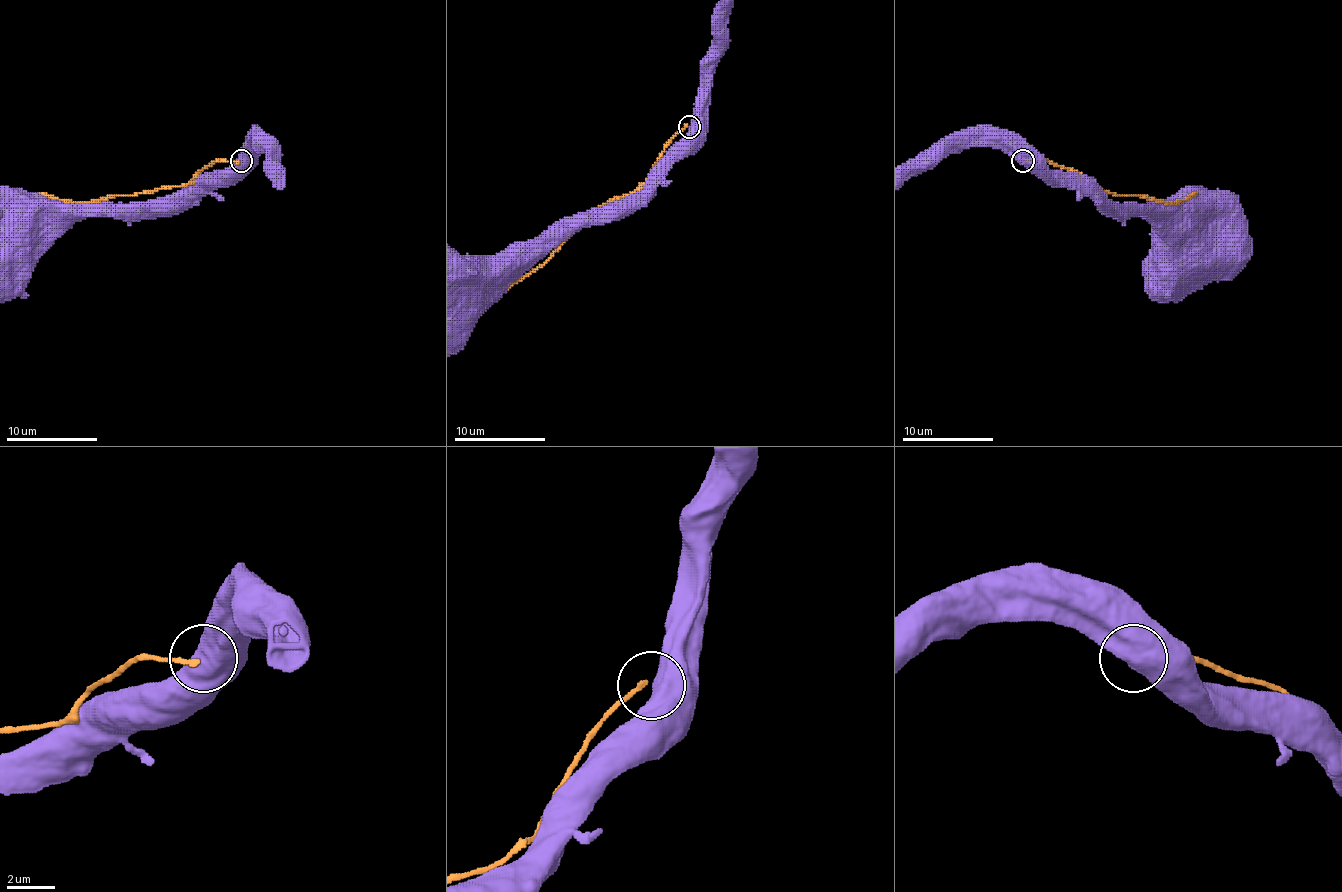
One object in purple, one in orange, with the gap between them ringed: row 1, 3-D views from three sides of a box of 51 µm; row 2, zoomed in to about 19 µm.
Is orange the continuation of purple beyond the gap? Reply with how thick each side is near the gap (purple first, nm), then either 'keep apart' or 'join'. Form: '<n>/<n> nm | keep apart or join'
900/180 nm | keep apart

